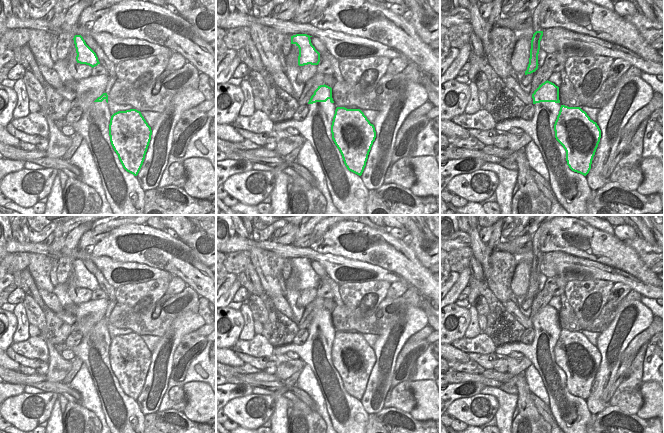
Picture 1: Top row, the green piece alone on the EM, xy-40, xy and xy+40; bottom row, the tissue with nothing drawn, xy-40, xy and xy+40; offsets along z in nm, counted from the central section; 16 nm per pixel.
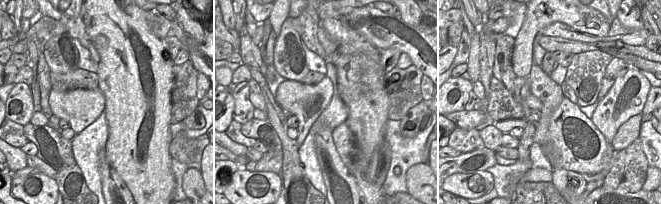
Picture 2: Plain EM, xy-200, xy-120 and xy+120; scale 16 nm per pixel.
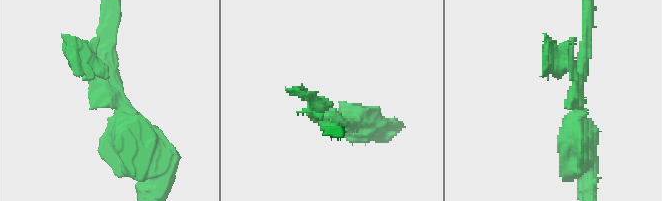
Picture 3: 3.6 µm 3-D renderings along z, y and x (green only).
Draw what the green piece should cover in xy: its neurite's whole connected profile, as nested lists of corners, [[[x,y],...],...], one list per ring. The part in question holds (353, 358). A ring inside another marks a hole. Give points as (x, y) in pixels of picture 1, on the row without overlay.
[[[337,331],[331,357],[347,393],[361,400],[376,362],[374,349],[360,333]]]

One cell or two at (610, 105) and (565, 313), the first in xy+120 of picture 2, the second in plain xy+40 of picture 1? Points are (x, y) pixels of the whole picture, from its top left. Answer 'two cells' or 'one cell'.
two cells

